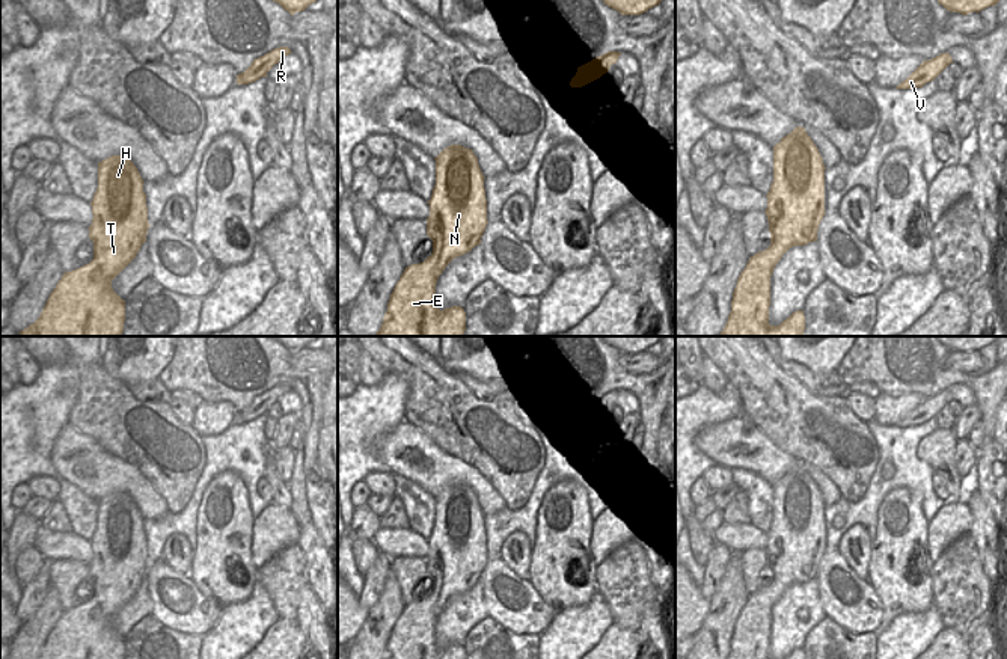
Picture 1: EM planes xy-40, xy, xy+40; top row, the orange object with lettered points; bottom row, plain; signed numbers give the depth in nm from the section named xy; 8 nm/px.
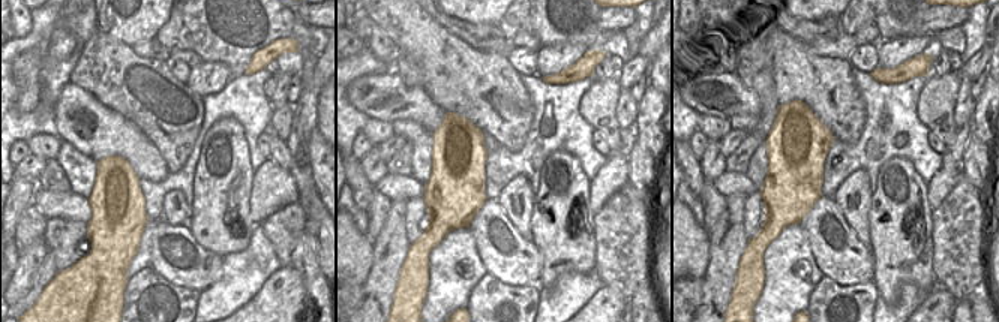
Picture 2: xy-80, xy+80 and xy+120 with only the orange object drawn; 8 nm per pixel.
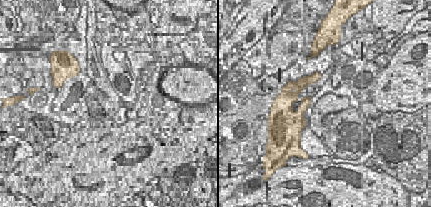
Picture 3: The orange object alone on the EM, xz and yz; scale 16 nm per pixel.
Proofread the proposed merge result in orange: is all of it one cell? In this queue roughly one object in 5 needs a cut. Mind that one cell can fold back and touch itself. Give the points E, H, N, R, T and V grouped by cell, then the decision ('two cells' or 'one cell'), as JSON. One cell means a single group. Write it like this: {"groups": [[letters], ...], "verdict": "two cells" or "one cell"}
{"groups": [["E", "H", "N", "R", "T", "V"]], "verdict": "one cell"}

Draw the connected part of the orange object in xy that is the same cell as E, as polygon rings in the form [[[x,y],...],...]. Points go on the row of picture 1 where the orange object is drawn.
[[[461,145],[445,148],[436,158],[436,185],[433,189],[427,235],[433,240],[433,253],[419,264],[406,267],[396,282],[380,330],[374,336],[463,336],[466,312],[461,306],[440,311],[436,303],[436,284],[445,267],[457,256],[481,244],[488,223],[484,175],[472,149]]]

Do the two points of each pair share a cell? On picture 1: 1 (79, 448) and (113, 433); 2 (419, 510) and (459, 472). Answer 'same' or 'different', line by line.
1: different
2: different

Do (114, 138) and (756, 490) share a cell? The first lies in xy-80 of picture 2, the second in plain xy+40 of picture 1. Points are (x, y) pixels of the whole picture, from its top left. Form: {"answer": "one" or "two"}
{"answer": "two"}

